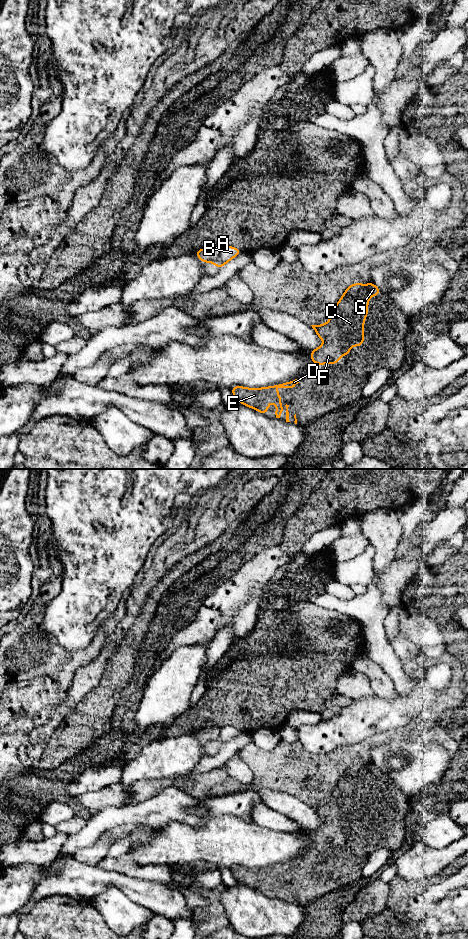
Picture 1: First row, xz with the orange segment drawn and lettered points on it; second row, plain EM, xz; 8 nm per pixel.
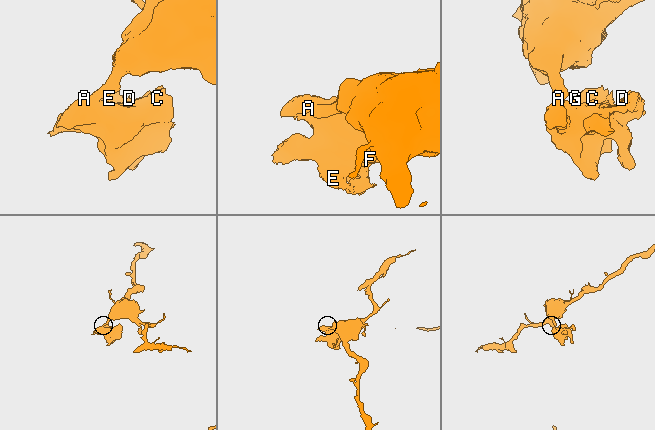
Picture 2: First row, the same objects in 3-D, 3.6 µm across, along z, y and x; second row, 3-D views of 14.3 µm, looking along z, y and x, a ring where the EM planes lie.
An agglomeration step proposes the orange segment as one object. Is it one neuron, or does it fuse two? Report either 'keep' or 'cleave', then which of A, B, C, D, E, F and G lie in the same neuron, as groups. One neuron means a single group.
cleave; A C D E F G / B

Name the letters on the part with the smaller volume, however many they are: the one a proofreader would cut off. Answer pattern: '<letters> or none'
A, C, D, E, F, G

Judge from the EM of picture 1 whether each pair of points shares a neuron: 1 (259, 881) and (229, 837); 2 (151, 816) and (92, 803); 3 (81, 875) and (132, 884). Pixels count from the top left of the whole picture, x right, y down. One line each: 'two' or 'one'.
1: two
2: two
3: one

